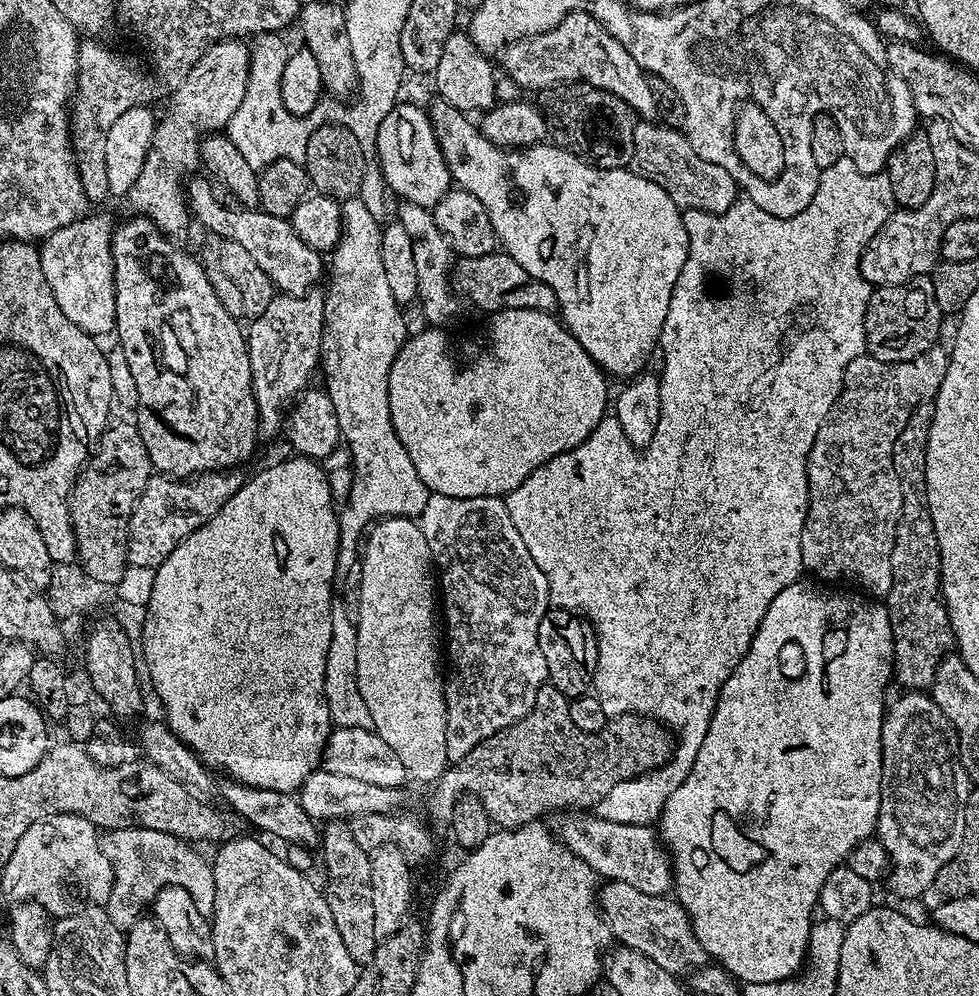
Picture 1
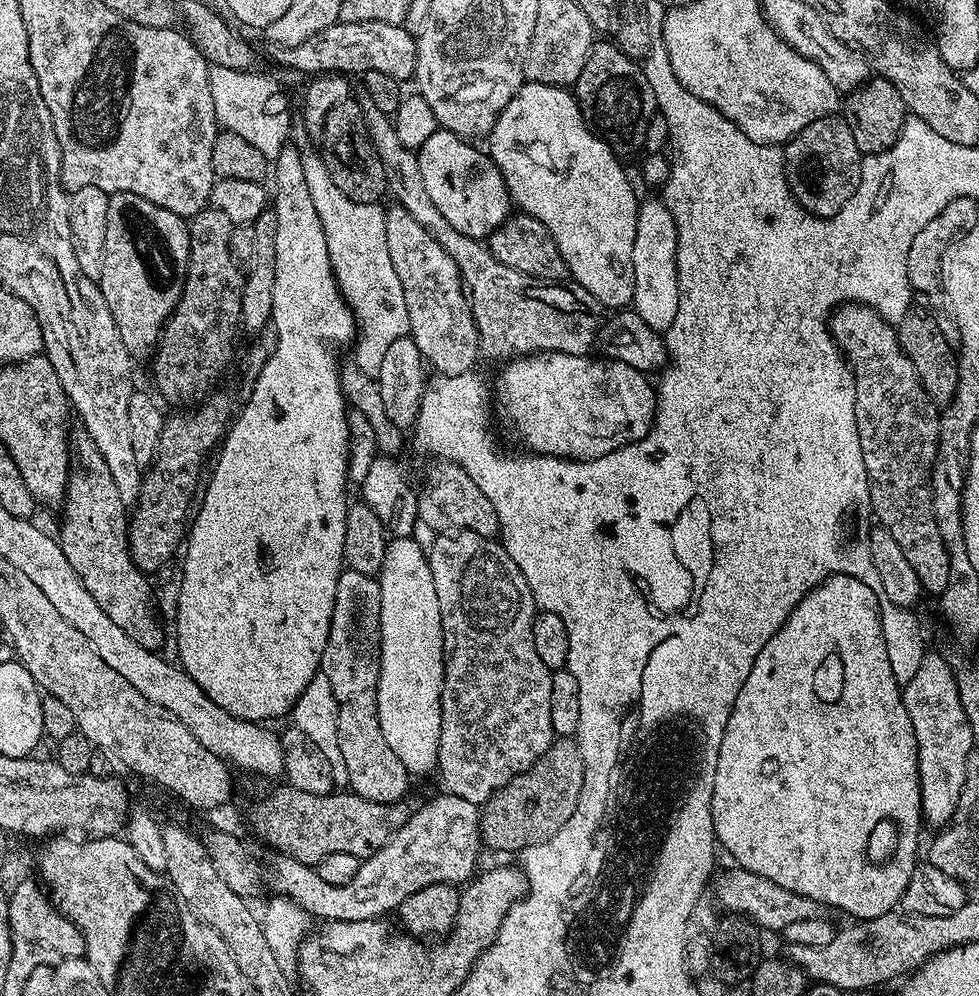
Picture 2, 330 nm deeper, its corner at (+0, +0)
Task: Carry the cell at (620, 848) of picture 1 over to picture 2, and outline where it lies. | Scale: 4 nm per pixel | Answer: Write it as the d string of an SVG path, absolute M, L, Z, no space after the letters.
M731 867L725 870L724 876L715 877L717 880L714 900L721 909L724 907L725 913L747 916L765 933L776 932L776 934L783 933L784 928L794 922L807 922L809 918L825 919L824 905L814 902L814 898L806 898L806 894L786 890L786 886L778 886L778 882L770 882L770 878L762 878L745 868Z

